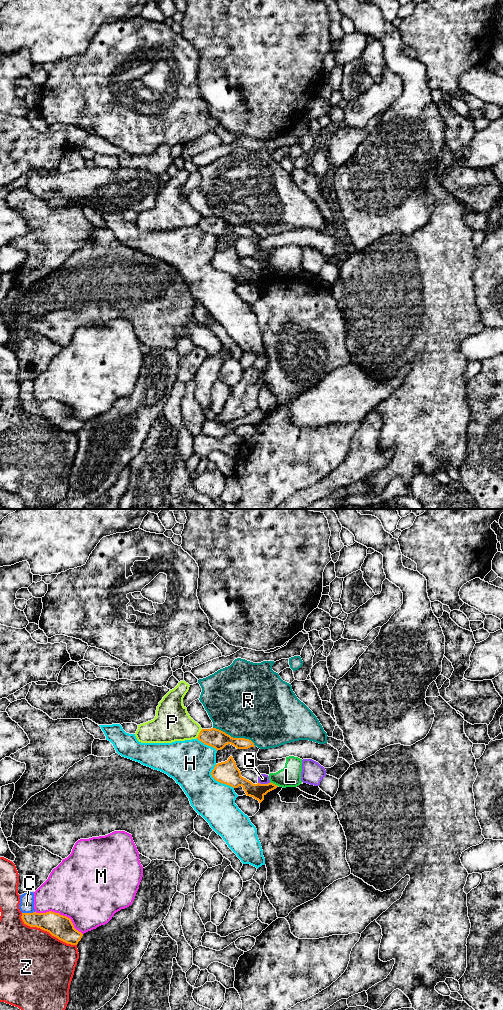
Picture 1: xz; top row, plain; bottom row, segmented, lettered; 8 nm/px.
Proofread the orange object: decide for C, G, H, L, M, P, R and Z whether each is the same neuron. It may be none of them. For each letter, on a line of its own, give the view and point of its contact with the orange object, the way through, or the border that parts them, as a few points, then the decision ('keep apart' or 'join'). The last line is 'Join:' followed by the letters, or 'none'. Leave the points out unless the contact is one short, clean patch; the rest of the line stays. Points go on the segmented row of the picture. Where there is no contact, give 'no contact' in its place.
C: xz (28, 913) | keep apart
G: xz (264, 784) | keep apart
H: xz (217, 780) | keep apart
L: xz (274, 784) | along xz (270, 781), (277, 786) | keep apart
M: xz (61, 915) | keep apart
P: xz (199, 733) | along xz (202, 729), (196, 737) | keep apart
R: xz (234, 738) | keep apart
Z: xz (46, 930) | keep apart
Join: none

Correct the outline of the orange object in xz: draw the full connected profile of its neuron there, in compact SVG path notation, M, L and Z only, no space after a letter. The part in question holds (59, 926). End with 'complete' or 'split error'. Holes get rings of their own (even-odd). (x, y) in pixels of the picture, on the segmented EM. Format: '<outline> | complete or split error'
M52 911L46 913L22 913L24 924L30 927L37 927L49 932L59 940L77 945L83 934L74 928L70 918Z | complete

